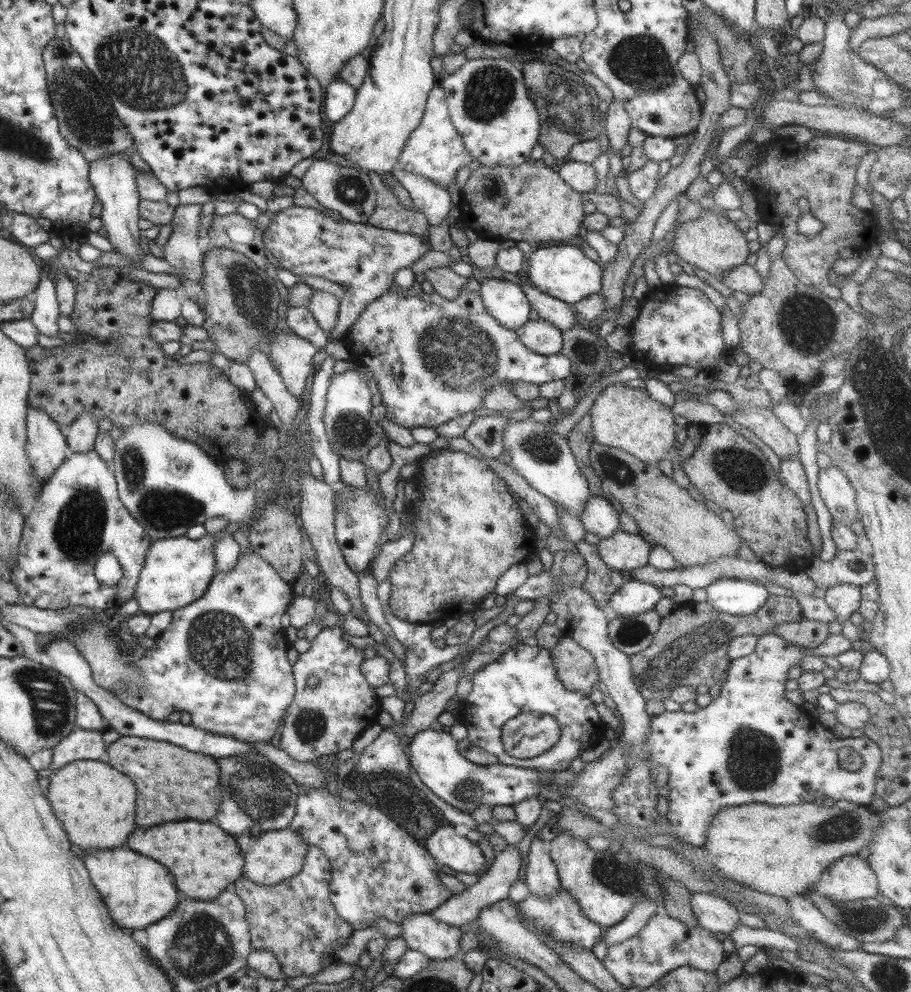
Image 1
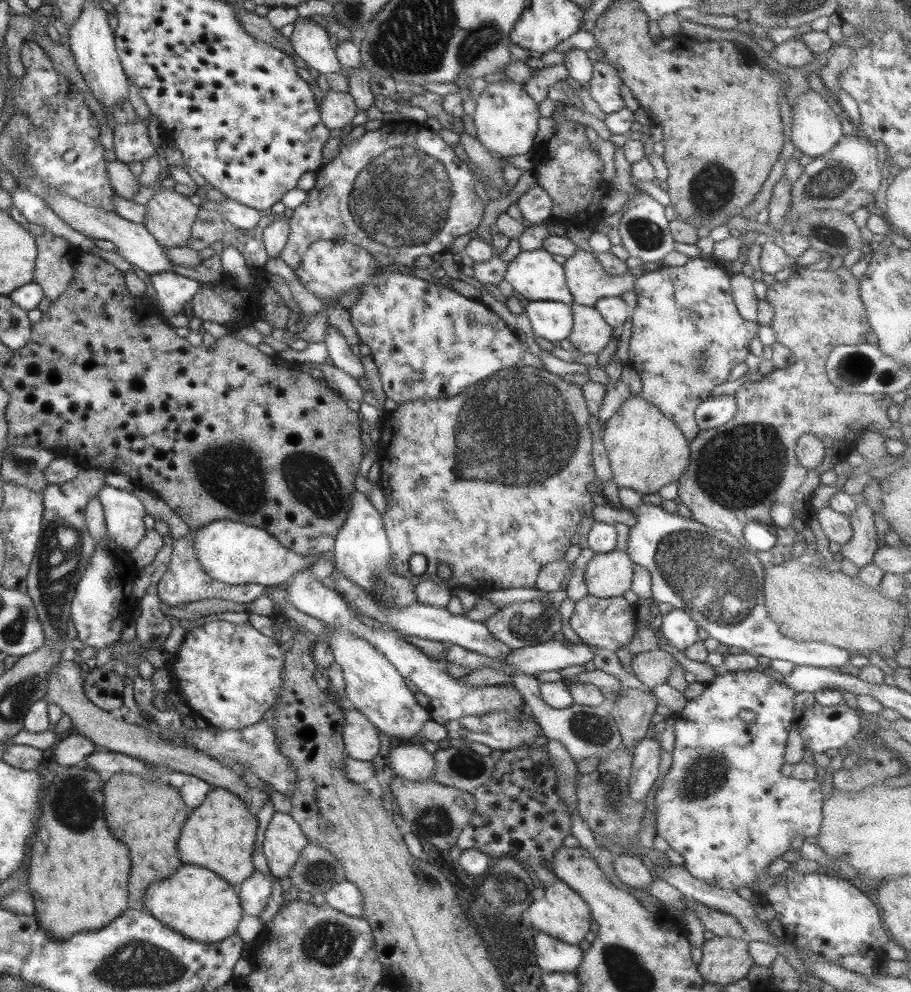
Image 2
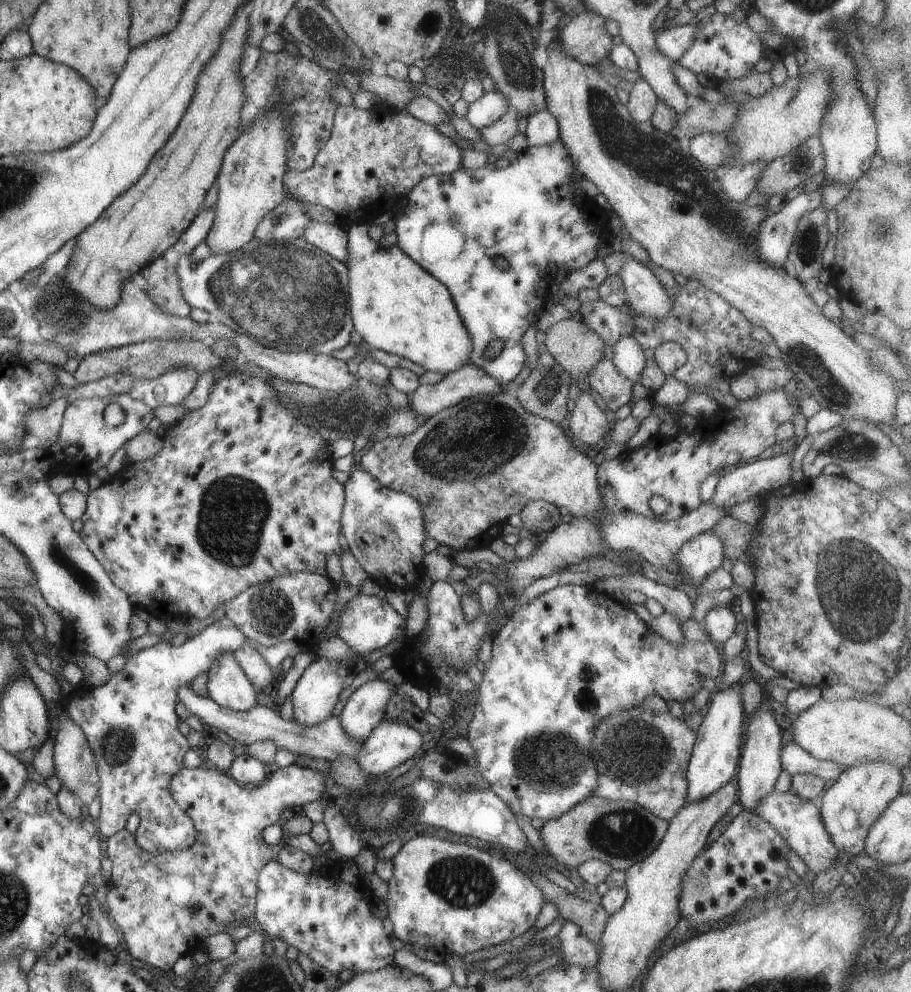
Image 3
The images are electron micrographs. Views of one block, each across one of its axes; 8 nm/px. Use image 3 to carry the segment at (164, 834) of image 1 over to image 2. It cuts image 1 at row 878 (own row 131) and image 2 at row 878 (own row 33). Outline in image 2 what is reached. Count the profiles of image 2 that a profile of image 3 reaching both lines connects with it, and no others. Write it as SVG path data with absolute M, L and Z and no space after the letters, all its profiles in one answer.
M212 788L205 795L203 804L191 812L181 828L181 836L177 840L179 858L183 864L211 870L229 884L241 884L254 873L251 850L257 826L254 811L241 798L225 789Z

